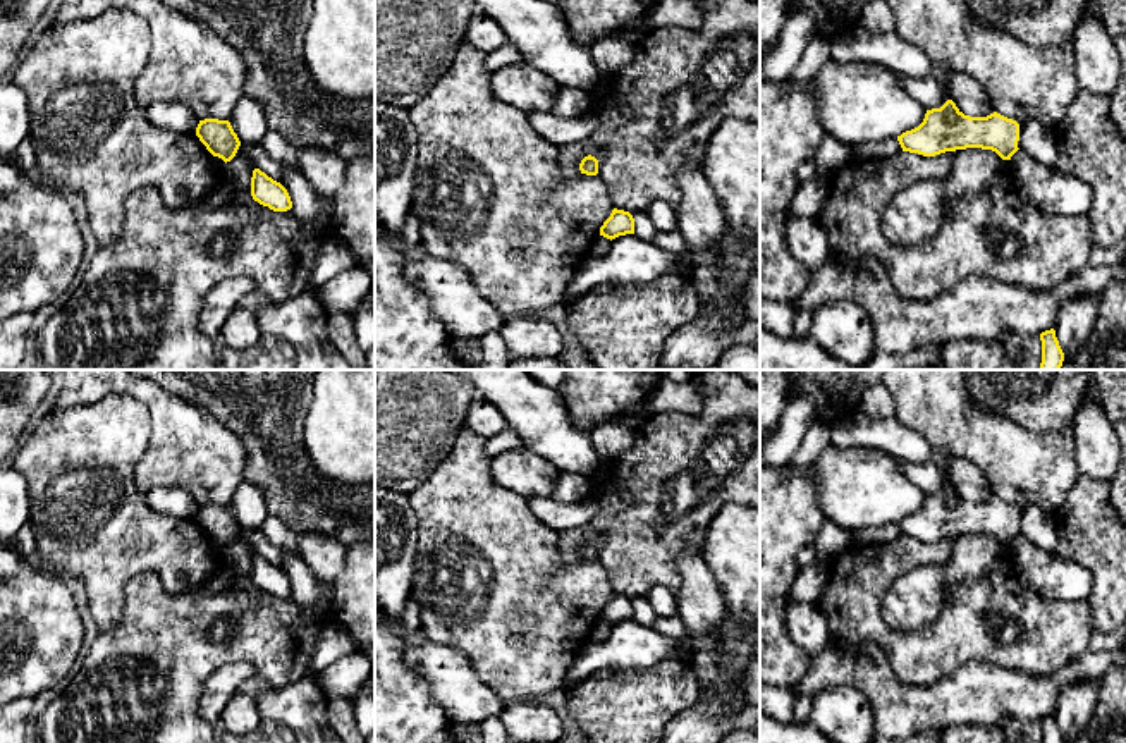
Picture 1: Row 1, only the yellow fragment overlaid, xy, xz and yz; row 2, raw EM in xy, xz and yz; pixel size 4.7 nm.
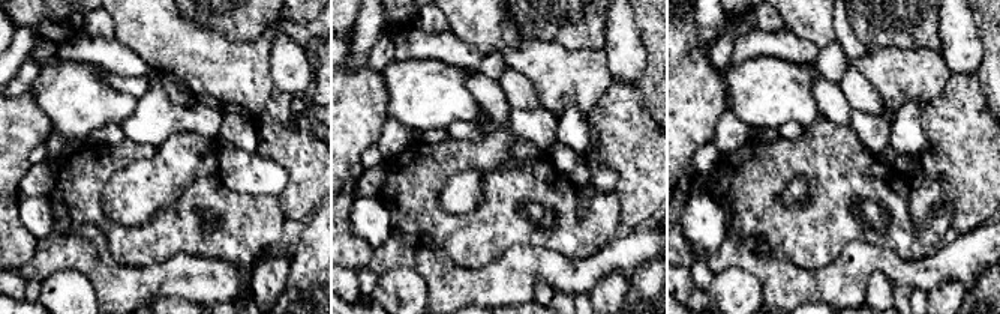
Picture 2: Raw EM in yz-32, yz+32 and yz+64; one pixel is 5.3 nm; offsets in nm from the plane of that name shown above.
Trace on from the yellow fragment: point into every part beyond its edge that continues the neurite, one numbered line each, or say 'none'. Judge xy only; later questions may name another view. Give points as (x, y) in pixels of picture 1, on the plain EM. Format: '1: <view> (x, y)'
none

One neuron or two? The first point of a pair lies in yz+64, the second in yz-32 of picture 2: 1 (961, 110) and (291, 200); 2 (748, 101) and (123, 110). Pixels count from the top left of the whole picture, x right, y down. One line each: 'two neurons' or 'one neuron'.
1: one neuron
2: one neuron

